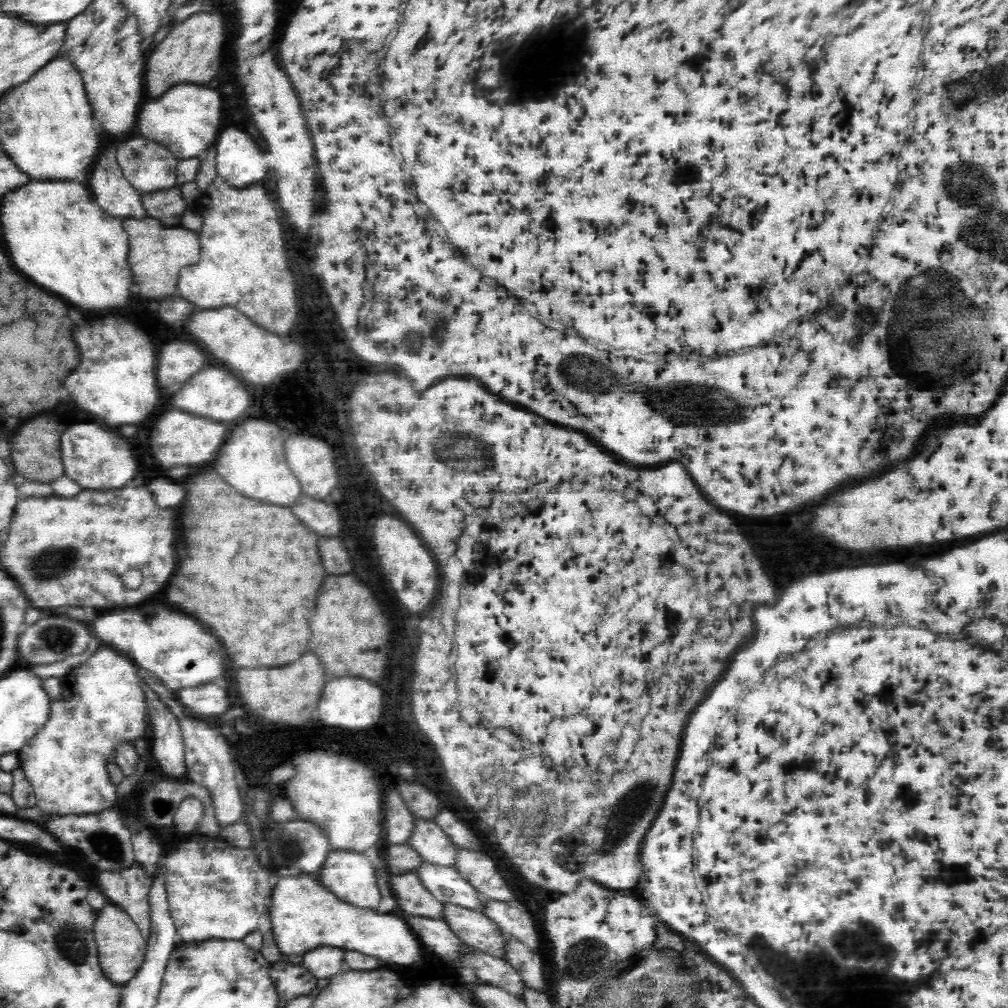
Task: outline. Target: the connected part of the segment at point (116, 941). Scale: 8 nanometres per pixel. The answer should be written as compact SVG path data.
M113 904L105 905L100 910L100 916L95 920L94 937L101 972L108 981L122 988L136 977L142 966L147 952L147 940L139 932L132 917Z

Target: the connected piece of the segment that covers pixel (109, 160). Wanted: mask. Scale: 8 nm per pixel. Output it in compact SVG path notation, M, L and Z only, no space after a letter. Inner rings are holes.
M106 146L100 156L96 156L96 164L88 176L87 188L96 204L110 216L118 219L146 217L140 202L142 193L132 187L124 176L117 163L117 150L114 150L114 146Z

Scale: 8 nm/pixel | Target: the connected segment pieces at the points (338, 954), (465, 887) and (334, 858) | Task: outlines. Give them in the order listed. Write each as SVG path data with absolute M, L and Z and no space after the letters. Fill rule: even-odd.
M315 948L304 956L303 968L306 968L316 979L330 979L342 971L344 950L340 948Z
M422 862L416 868L414 874L418 875L420 883L432 896L437 898L438 902L482 911L483 899L453 866L440 866Z
M330 850L316 876L325 889L347 904L355 905L357 908L370 909L378 908L378 904L381 902L379 888L376 887L374 867L364 853L351 850Z

